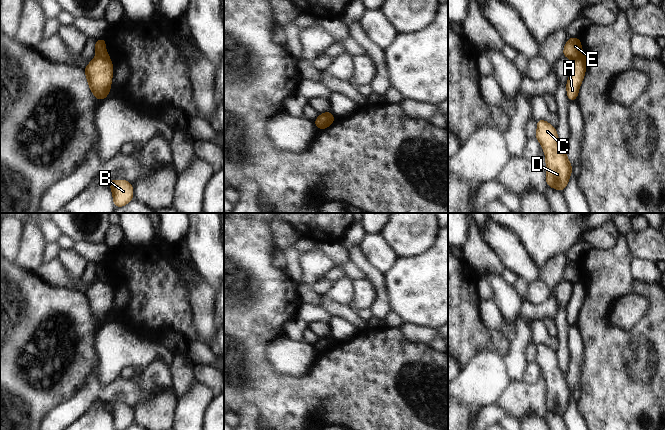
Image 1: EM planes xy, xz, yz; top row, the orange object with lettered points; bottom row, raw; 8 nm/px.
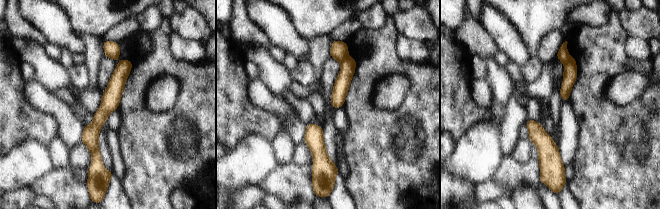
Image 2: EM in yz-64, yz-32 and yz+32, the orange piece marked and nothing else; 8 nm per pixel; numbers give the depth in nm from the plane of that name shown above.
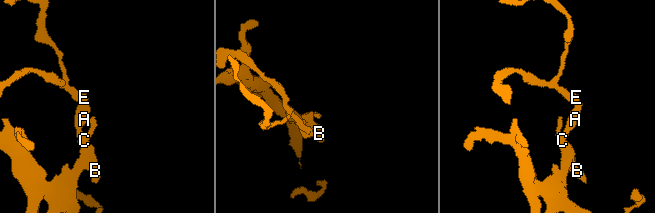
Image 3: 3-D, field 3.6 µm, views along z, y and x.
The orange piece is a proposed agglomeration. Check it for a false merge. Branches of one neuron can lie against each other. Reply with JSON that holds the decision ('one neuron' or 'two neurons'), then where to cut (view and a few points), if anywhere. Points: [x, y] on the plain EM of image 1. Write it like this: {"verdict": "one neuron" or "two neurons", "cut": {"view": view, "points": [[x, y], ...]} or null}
{"verdict": "two neurons", "cut": {"view": "xy", "points": [[96, 280], [102, 283], [109, 283]]}}

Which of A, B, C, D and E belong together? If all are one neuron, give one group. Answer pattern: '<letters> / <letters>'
A B C D / E

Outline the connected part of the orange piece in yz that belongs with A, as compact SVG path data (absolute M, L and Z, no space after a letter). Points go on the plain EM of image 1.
M585 277L582 281L579 281L573 285L573 292L571 298L567 304L567 320L569 325L577 323L577 318L579 316L579 311L585 300L587 288L587 278Z

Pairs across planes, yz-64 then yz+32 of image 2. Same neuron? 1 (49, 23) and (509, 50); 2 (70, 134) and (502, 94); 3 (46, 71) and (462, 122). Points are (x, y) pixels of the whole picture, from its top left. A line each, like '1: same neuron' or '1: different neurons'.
1: same neuron
2: different neurons
3: different neurons

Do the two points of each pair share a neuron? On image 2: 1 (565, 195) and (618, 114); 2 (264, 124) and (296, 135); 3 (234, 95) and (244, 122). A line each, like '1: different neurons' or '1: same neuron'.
1: different neurons
2: different neurons
3: same neuron

